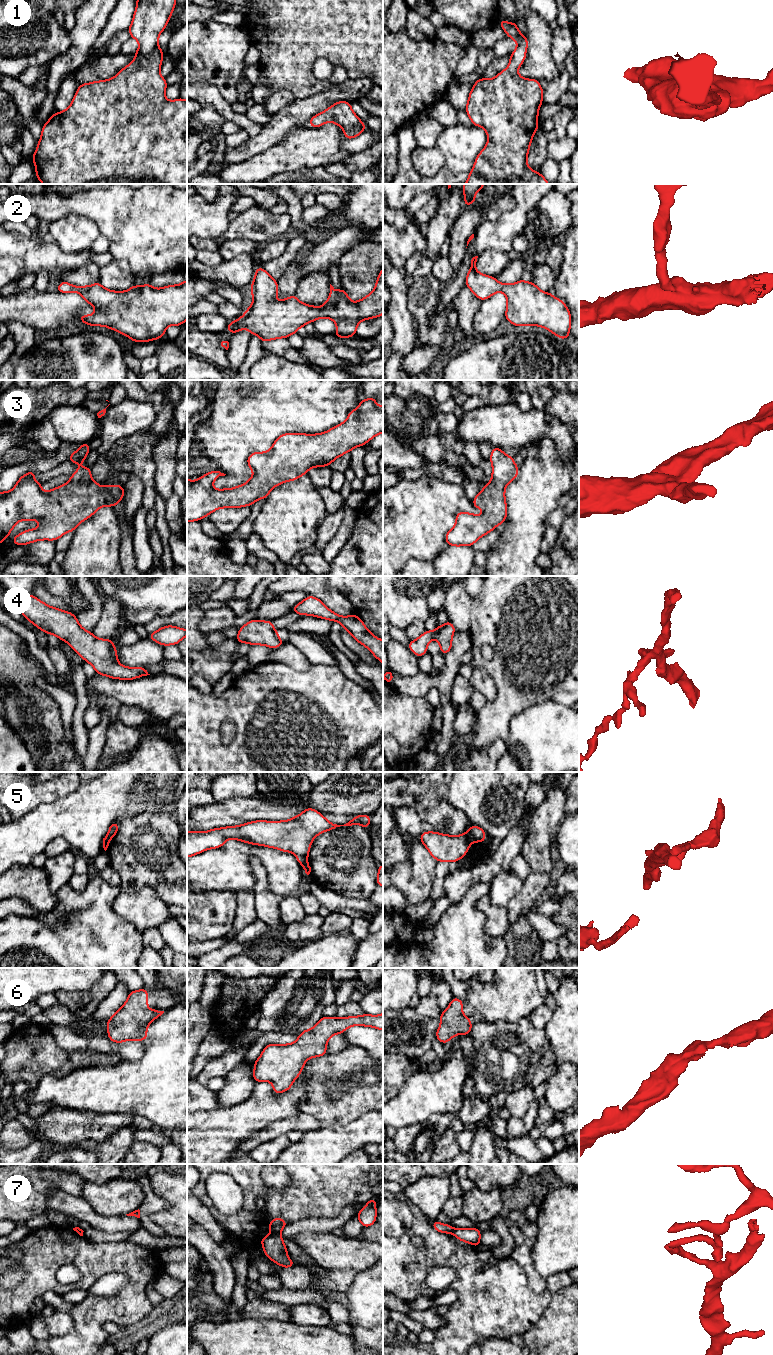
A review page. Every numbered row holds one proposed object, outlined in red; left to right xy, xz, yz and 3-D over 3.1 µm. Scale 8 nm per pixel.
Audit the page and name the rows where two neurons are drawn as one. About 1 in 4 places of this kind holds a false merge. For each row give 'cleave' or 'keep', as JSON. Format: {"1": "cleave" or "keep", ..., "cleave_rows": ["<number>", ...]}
{"1": "keep", "2": "keep", "3": "keep", "4": "keep", "5": "cleave", "6": "keep", "7": "cleave", "cleave_rows": ["5", "7"]}

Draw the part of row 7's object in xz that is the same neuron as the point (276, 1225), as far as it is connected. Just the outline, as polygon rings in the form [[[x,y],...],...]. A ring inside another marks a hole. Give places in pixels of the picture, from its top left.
[[[279,1217],[274,1218],[270,1221],[268,1227],[272,1234],[280,1234],[281,1230],[289,1223]]]

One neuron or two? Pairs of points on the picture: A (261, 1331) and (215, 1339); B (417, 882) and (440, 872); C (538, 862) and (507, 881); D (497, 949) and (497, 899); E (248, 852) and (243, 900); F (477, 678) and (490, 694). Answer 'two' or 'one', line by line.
A: one
B: two
C: two
D: two
E: two
F: one

